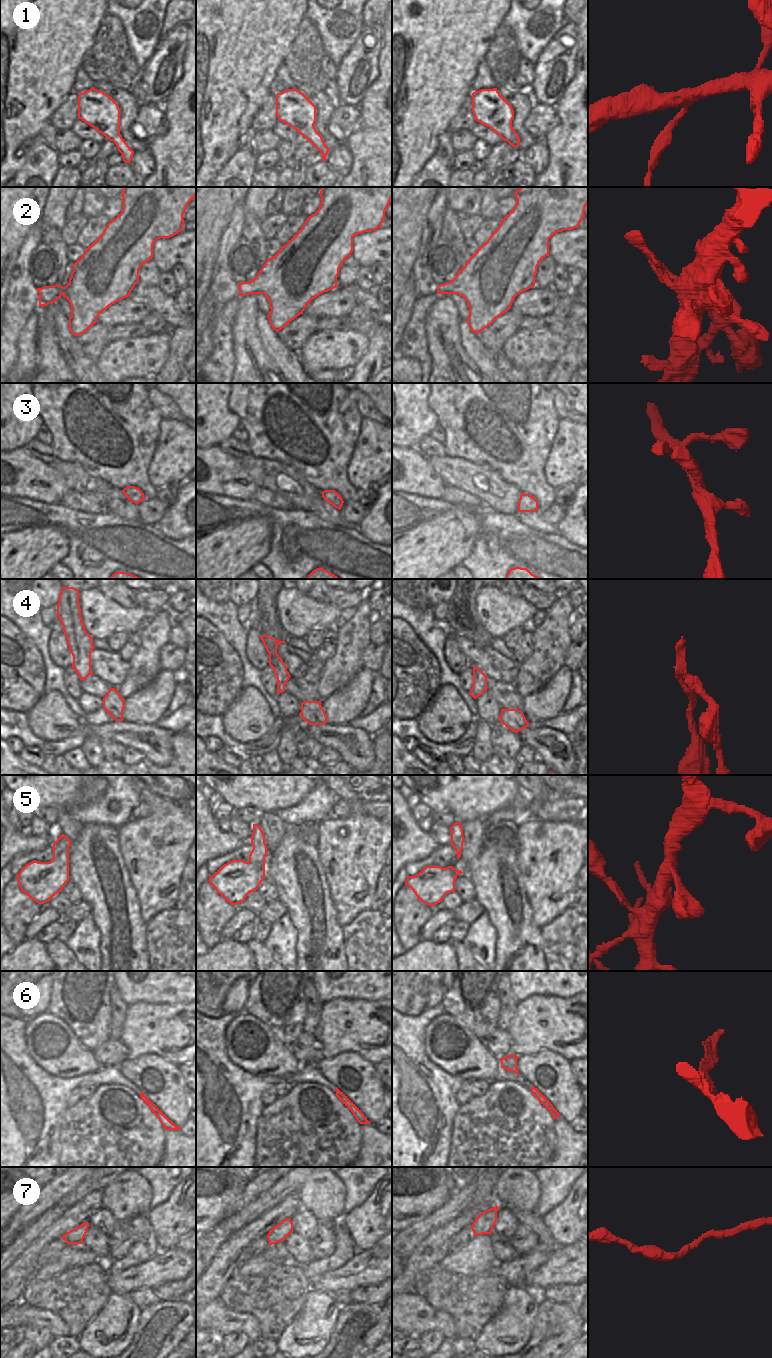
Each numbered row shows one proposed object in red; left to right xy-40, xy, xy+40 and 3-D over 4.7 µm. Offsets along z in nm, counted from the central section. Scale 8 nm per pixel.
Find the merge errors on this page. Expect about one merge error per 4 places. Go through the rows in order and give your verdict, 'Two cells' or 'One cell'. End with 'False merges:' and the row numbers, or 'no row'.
1: One cell
2: One cell
3: One cell
4: Two cells
5: One cell
6: One cell
7: One cell
False merges: 4.

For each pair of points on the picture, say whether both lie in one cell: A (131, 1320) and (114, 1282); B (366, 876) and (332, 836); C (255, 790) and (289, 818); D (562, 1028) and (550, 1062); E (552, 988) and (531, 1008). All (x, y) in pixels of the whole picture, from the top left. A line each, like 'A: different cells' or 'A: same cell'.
A: different cells
B: same cell
C: different cells
D: different cells
E: different cells

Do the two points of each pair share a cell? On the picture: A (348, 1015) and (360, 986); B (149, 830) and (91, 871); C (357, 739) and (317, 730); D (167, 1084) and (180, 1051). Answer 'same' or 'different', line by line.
A: different
B: different
C: same
D: different

